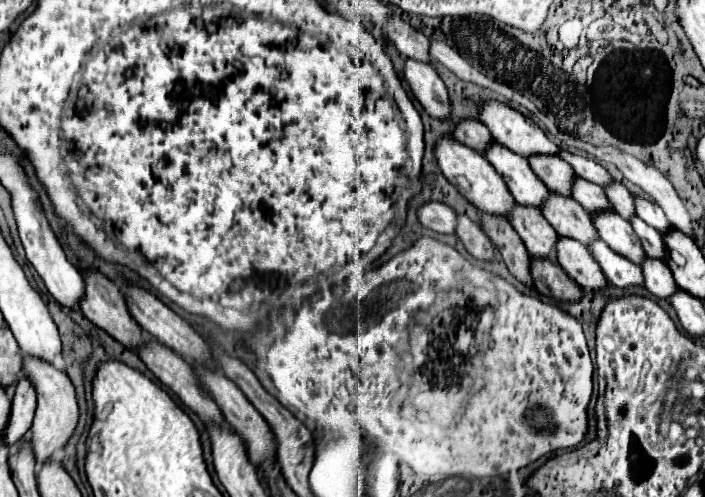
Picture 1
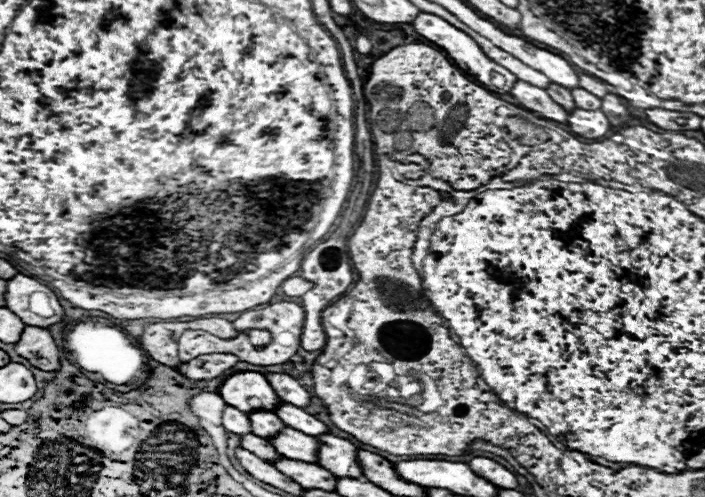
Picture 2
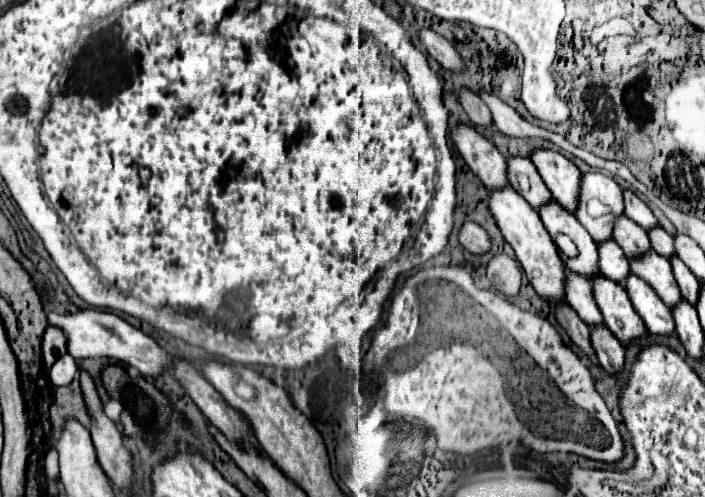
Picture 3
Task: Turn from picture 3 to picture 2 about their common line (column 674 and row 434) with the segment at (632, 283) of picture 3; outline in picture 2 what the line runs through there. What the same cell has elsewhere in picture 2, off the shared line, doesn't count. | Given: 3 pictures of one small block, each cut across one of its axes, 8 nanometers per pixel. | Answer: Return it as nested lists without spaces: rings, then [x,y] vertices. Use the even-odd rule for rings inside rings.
[[[324,434],[320,440],[318,464],[328,468],[338,478],[362,478],[362,466],[358,462],[358,448],[340,436]]]

